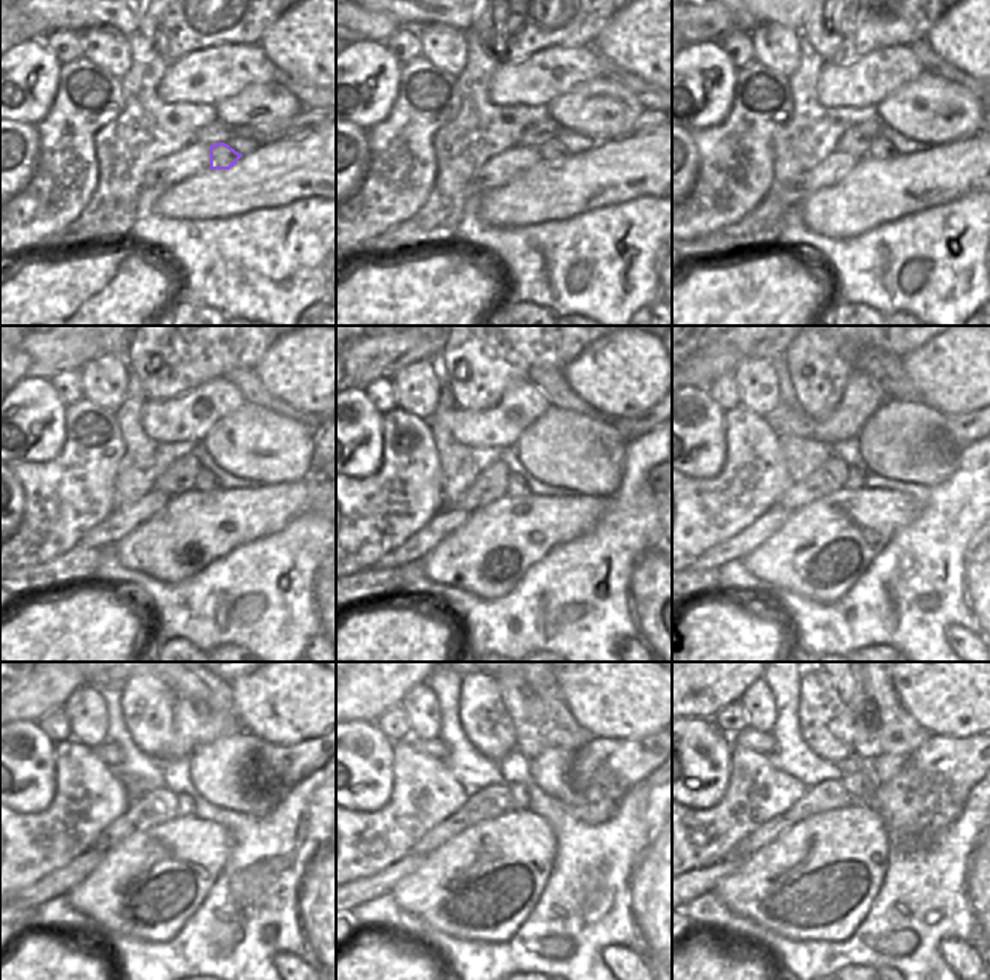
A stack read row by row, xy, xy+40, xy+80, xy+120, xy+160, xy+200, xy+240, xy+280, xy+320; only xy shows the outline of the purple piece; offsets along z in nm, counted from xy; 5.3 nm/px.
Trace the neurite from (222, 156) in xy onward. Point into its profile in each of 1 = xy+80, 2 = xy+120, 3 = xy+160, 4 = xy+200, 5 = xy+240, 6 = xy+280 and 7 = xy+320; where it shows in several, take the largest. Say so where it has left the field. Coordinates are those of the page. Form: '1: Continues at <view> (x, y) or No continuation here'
1: Continues at xy+80 (881, 149)
2: Continues at xy+120 (206, 482)
3: Continues at xy+160 (518, 485)
4: Continues at xy+200 (855, 479)
5: Continues at xy+240 (183, 800)
6: Continues at xy+280 (519, 793)
7: Continues at xy+320 (858, 779).

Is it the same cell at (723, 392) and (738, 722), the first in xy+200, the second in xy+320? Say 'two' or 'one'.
one

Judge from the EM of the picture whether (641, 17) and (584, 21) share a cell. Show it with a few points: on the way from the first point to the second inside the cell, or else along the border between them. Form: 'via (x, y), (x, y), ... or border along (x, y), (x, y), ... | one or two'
border along (615, 15), (594, 39), (593, 45) | two

